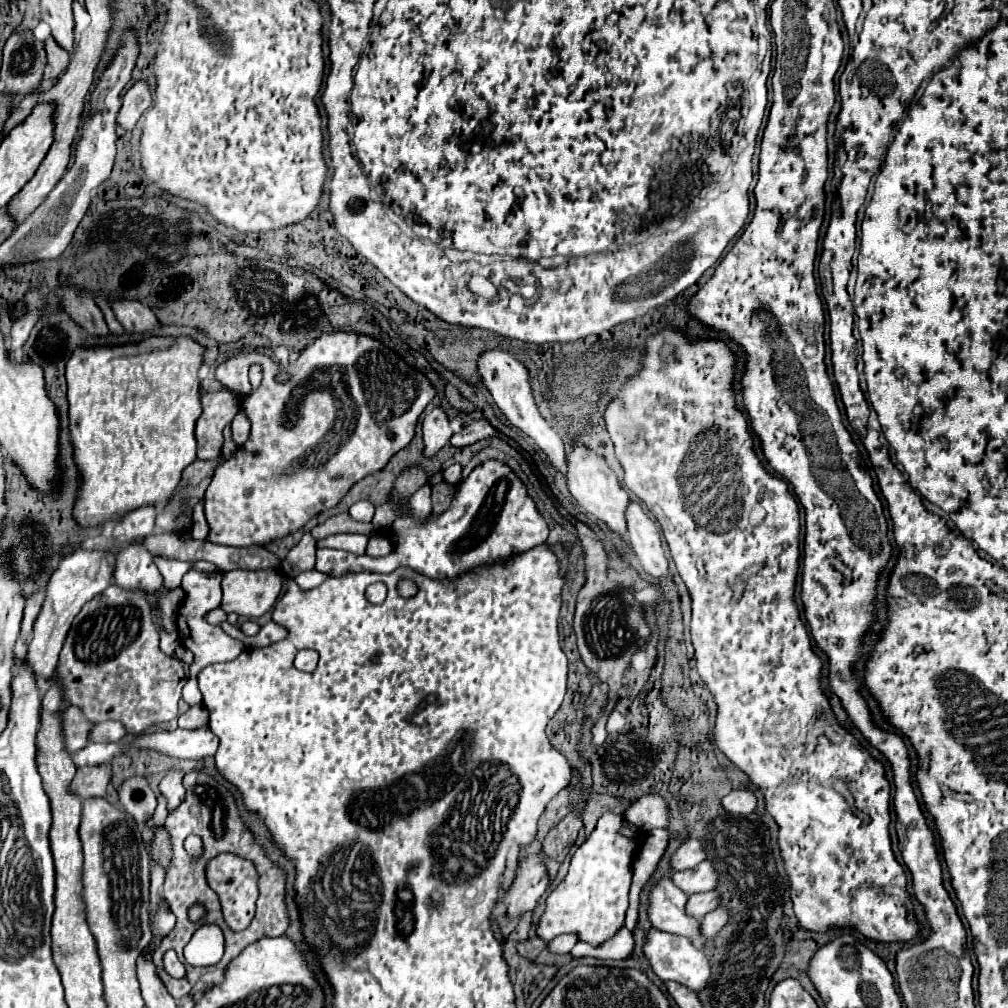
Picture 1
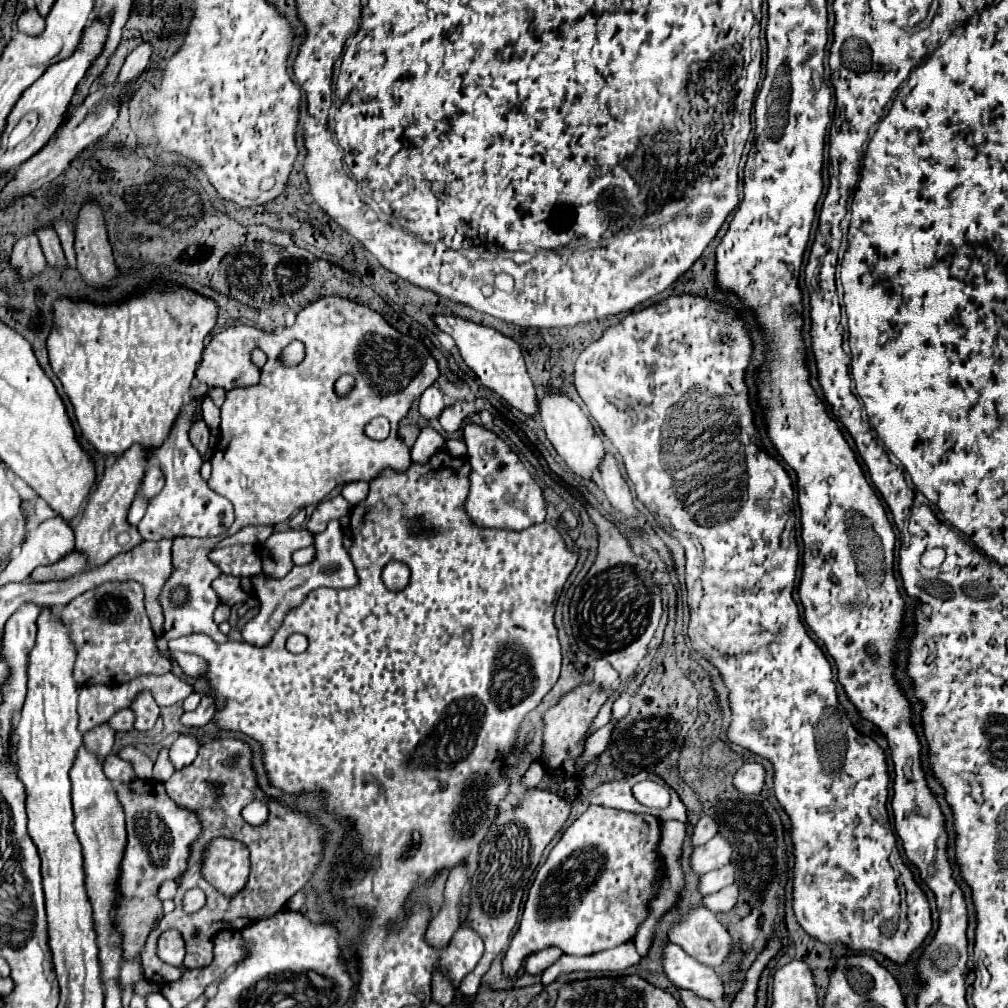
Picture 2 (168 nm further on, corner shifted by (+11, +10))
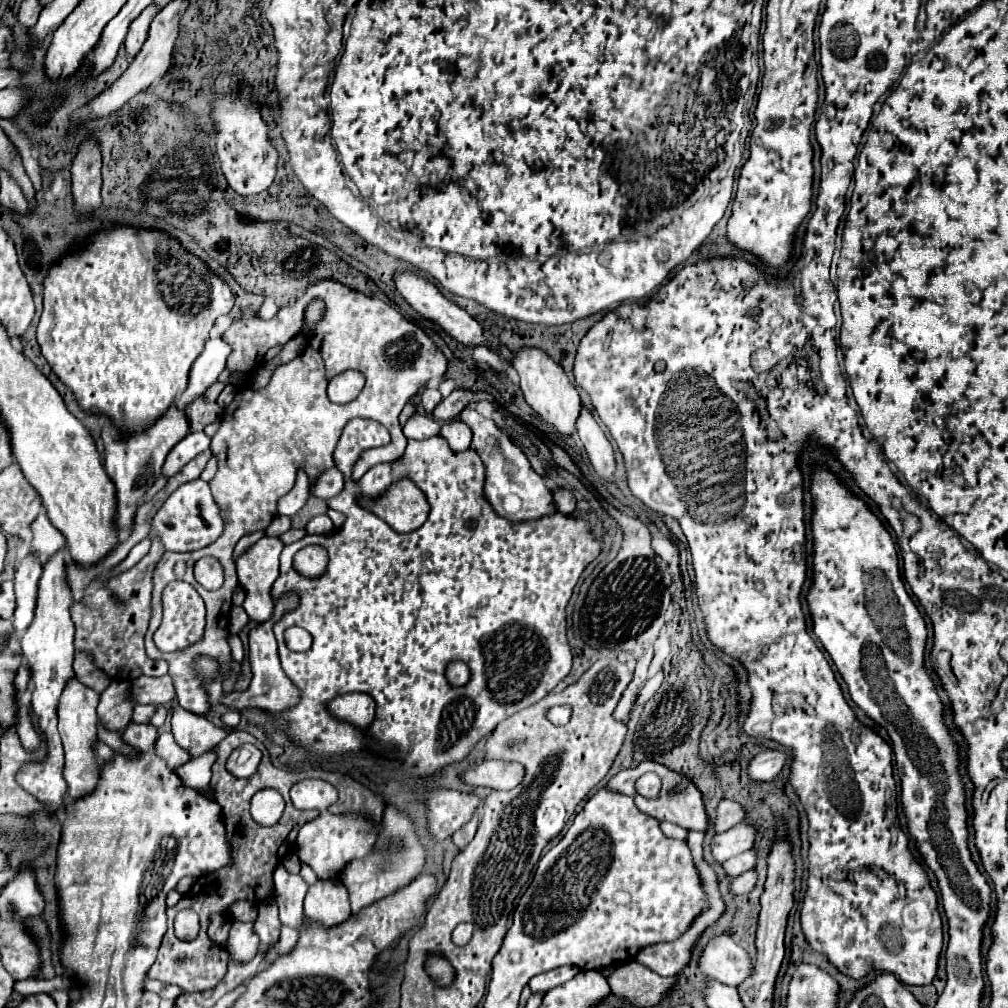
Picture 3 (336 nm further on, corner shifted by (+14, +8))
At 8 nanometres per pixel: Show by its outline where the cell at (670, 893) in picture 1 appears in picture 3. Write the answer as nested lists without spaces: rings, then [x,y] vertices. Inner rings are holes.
[[[729,934],[709,940],[701,954],[699,966],[713,980],[735,988],[753,974],[753,960],[733,942]]]

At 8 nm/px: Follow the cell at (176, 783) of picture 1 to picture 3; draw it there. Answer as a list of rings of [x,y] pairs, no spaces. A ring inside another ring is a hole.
[[[181,706],[173,708],[173,734],[177,738],[179,746],[185,746],[189,754],[201,756],[203,752],[217,746],[229,732],[225,728],[215,726],[203,716],[197,716]]]

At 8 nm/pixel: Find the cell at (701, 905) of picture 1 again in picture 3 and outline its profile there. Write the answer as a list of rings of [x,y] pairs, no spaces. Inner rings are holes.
[[[747,850],[747,852],[737,854],[737,856],[729,858],[727,862],[723,862],[723,868],[731,878],[737,878],[739,874],[751,870],[755,864],[757,864],[757,852],[755,850]]]

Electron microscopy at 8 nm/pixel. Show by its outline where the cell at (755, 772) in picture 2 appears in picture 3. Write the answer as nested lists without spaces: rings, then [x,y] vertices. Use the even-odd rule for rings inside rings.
[[[765,750],[749,764],[749,776],[753,780],[773,780],[785,766],[787,754],[783,750]]]

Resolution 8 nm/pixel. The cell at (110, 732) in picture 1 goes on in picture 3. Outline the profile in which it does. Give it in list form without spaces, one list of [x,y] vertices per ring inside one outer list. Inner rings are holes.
[[[137,704],[133,712],[133,722],[149,722],[155,712],[157,712],[155,704]]]

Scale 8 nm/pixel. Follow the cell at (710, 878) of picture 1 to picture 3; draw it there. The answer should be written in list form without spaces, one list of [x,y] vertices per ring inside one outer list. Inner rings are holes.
[[[739,822],[737,826],[717,834],[711,842],[711,852],[717,862],[725,862],[749,848],[753,848],[757,838],[757,828],[749,826],[747,822]]]

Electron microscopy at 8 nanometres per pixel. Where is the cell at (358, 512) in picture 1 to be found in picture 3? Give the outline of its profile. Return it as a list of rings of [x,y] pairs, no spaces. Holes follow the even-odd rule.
[[[329,468],[327,472],[323,472],[315,484],[309,486],[309,494],[317,496],[317,498],[333,498],[343,490],[343,474],[337,468]]]

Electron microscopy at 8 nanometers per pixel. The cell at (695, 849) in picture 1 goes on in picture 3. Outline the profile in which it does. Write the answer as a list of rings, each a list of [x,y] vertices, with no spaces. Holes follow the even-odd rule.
[[[721,800],[721,804],[717,806],[717,818],[715,818],[715,830],[717,832],[725,832],[731,826],[739,824],[745,818],[745,810],[739,802],[735,800]]]

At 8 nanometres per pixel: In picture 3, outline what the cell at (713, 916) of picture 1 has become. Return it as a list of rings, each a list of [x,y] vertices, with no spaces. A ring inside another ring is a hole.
[[[749,870],[749,872],[745,872],[745,874],[741,874],[741,876],[737,876],[733,880],[731,890],[733,890],[735,896],[739,896],[739,894],[751,892],[755,888],[755,884],[757,884],[757,872],[755,870]]]

